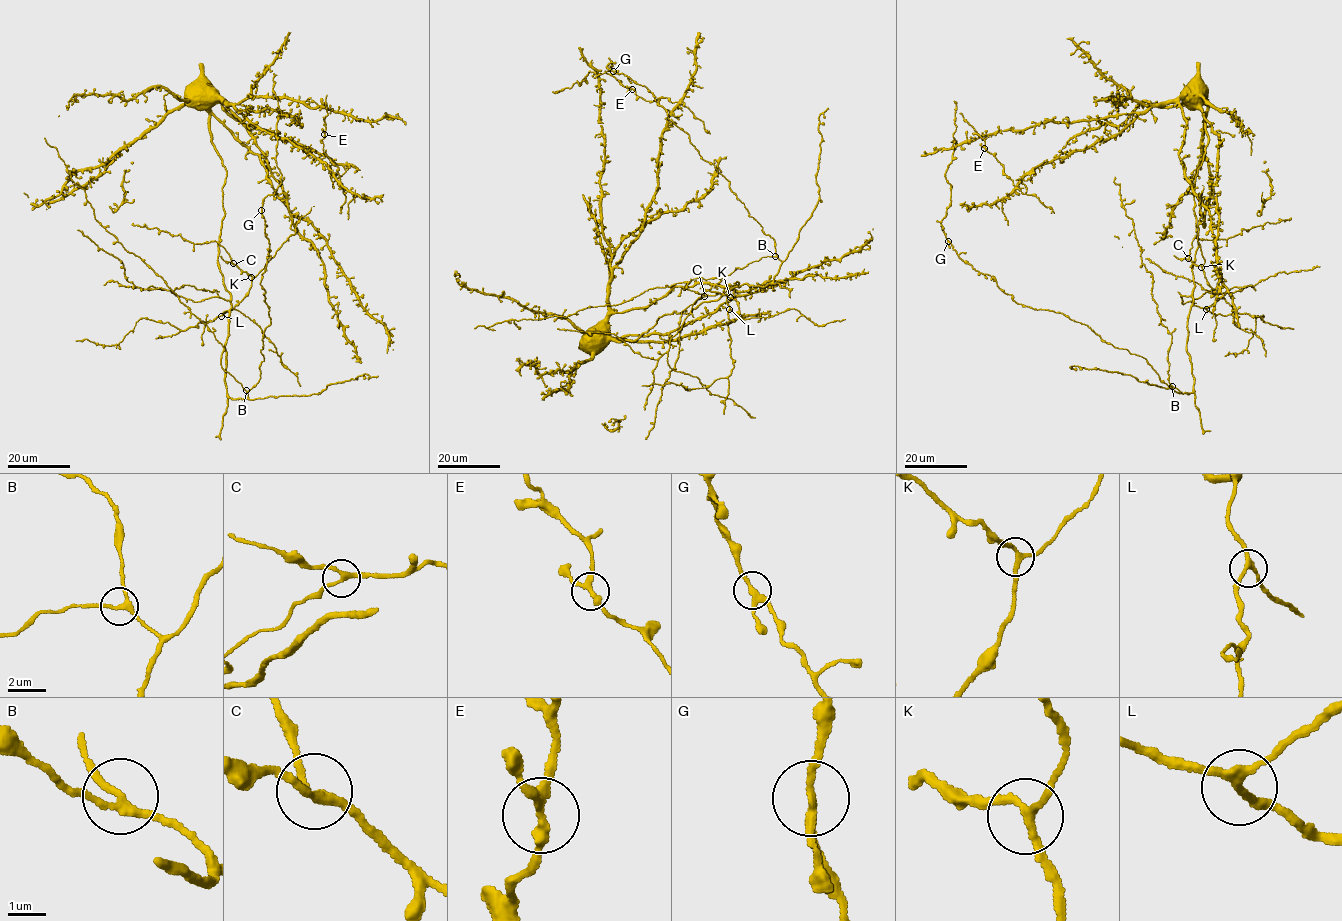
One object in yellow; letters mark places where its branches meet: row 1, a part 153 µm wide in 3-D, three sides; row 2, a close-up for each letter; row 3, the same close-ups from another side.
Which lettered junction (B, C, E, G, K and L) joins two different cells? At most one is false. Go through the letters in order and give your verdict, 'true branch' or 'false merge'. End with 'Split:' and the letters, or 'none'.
B: true branch
C: true branch
E: true branch
G: true branch
K: true branch
L: true branch
Split: none

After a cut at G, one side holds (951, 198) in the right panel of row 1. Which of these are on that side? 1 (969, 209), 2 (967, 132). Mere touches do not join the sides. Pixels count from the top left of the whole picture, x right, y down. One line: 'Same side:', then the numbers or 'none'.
Same side: none

